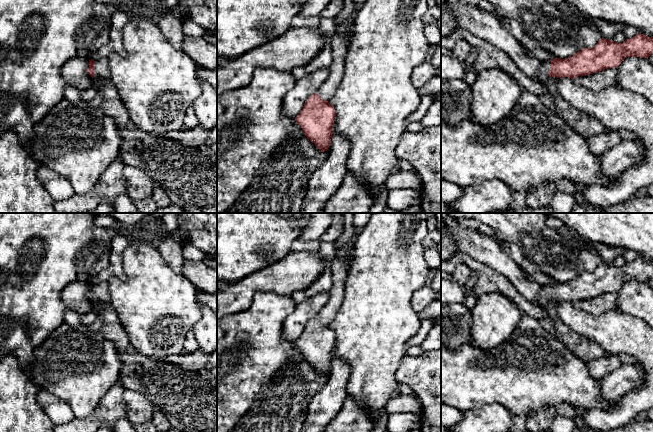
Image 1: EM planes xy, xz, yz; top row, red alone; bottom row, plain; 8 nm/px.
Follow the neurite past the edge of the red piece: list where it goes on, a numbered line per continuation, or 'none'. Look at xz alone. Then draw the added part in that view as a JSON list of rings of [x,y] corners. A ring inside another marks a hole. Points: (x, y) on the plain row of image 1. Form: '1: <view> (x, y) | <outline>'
1: xz (342, 261) | [[[354,213],[353,223],[355,227],[355,237],[349,245],[349,250],[340,251],[336,249],[332,262],[333,286],[329,291],[327,303],[317,315],[317,318],[323,324],[329,325],[335,319],[336,313],[343,302],[348,272],[354,259],[354,244],[357,235],[366,227],[371,215],[372,213]]]

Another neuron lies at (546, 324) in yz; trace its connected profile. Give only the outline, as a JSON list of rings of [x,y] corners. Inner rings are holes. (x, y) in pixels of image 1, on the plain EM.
[[[540,318],[538,321],[540,322],[540,324],[542,325],[542,327],[546,331],[548,331],[549,333],[551,333],[553,336],[555,335],[554,326],[552,325],[552,323],[550,322],[549,319],[547,319],[547,318]]]

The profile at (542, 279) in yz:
[[[525,273],[525,275],[529,280],[534,281],[540,284],[541,286],[554,283],[554,280],[546,274],[536,273],[533,275],[528,275]]]

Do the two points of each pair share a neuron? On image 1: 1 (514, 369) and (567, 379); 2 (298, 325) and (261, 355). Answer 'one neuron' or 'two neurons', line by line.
1: one neuron
2: two neurons

